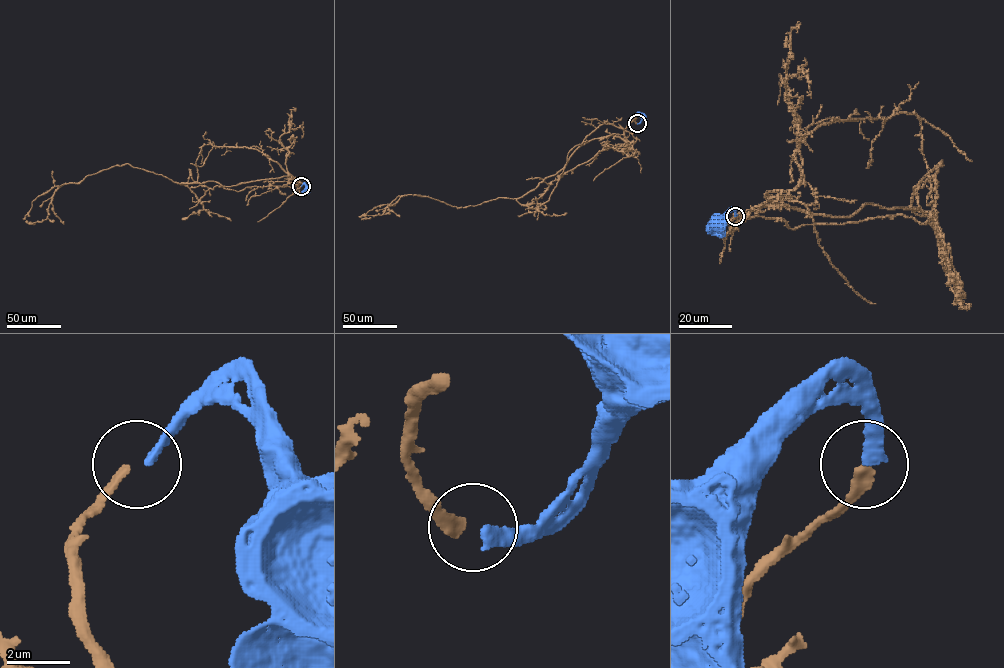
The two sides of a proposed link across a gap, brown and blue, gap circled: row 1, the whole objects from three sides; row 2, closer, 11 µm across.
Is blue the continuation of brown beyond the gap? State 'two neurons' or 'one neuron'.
two neurons

